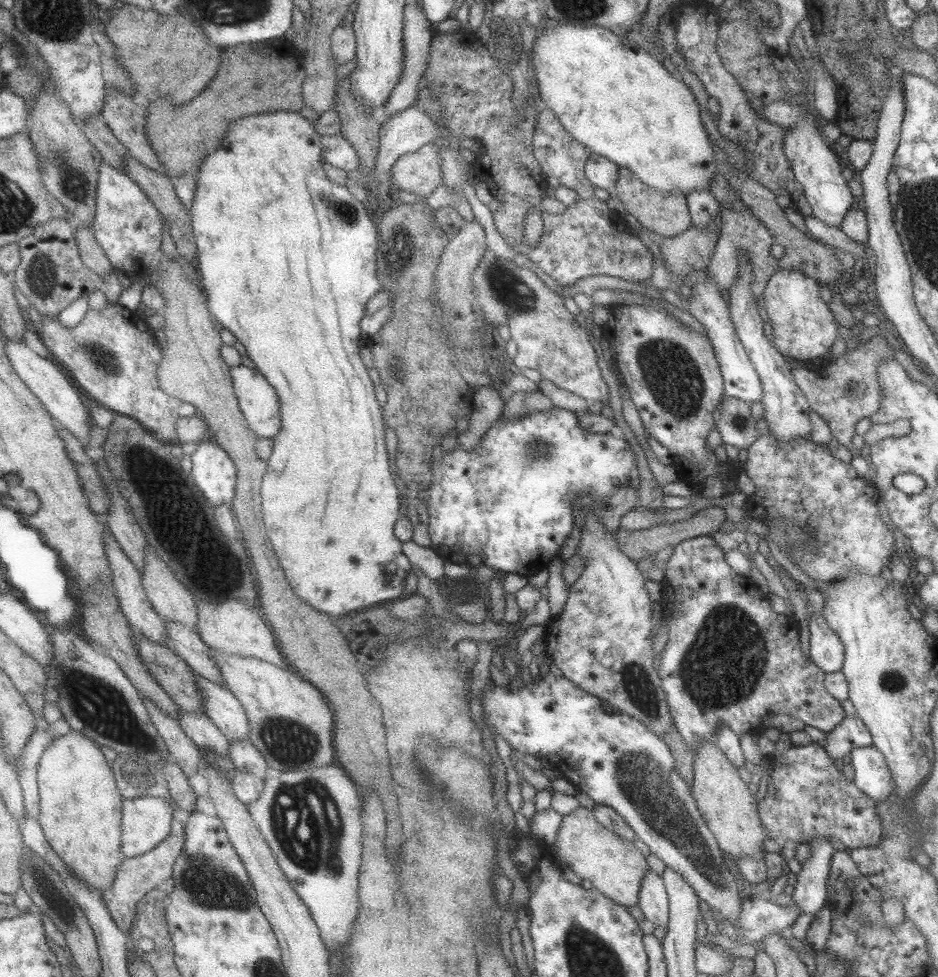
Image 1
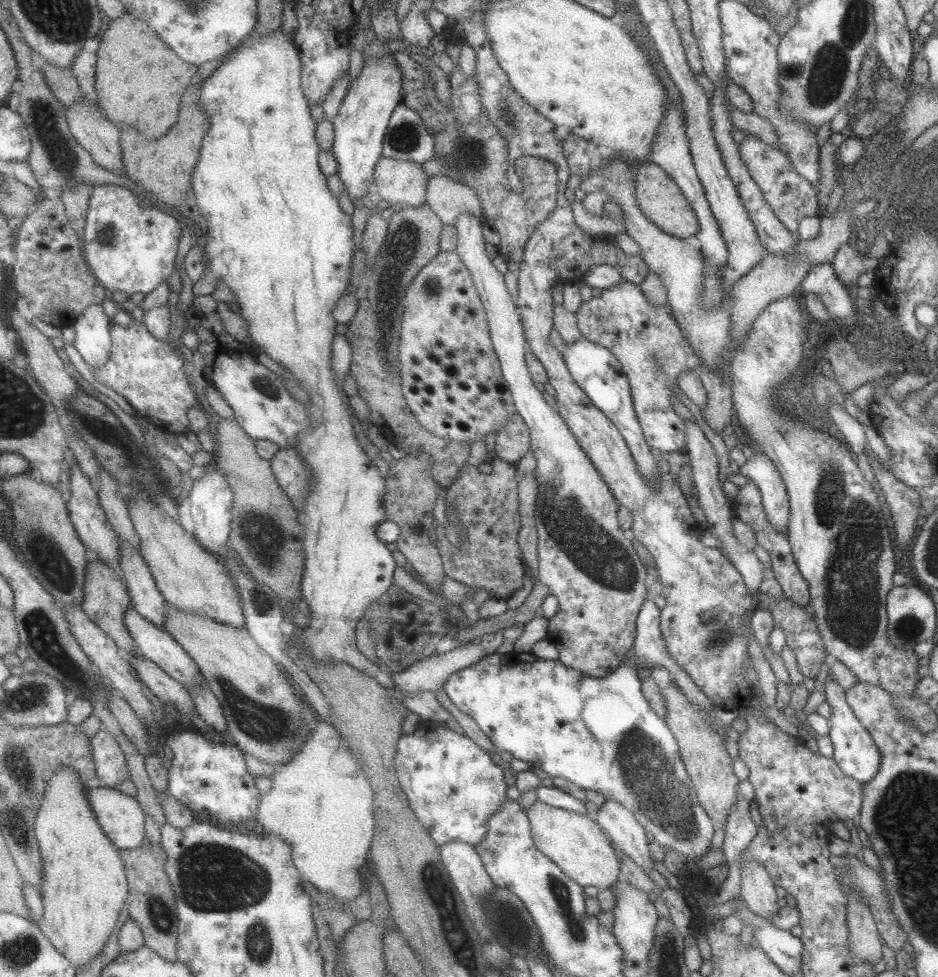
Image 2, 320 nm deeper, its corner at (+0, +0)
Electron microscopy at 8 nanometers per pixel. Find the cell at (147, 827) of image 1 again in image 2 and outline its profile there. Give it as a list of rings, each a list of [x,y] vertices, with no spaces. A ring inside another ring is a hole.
[[[91,785],[88,799],[96,812],[100,828],[117,848],[139,847],[145,838],[140,803],[120,791]]]

